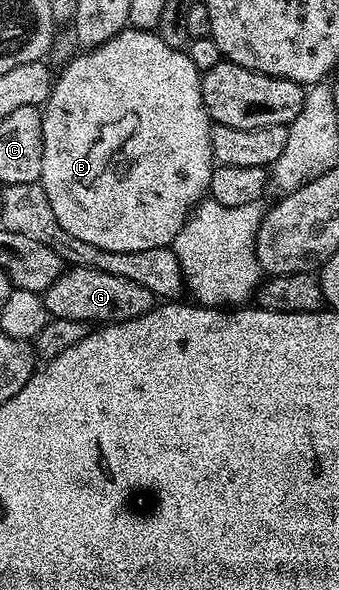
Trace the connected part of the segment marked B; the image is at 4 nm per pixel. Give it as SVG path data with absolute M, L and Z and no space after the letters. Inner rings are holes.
M128 26L115 34L115 38L80 54L82 56L75 57L59 72L54 79L49 100L43 105L43 174L39 182L47 194L47 202L51 202L51 210L55 210L55 218L59 218L59 226L63 226L67 234L72 234L82 242L91 242L91 246L99 246L99 250L134 252L168 248L185 225L189 213L206 199L215 167L209 133L211 121L201 93L201 73L198 72L195 62L191 62L188 51L167 46L167 42L163 42L156 31L144 32Z

